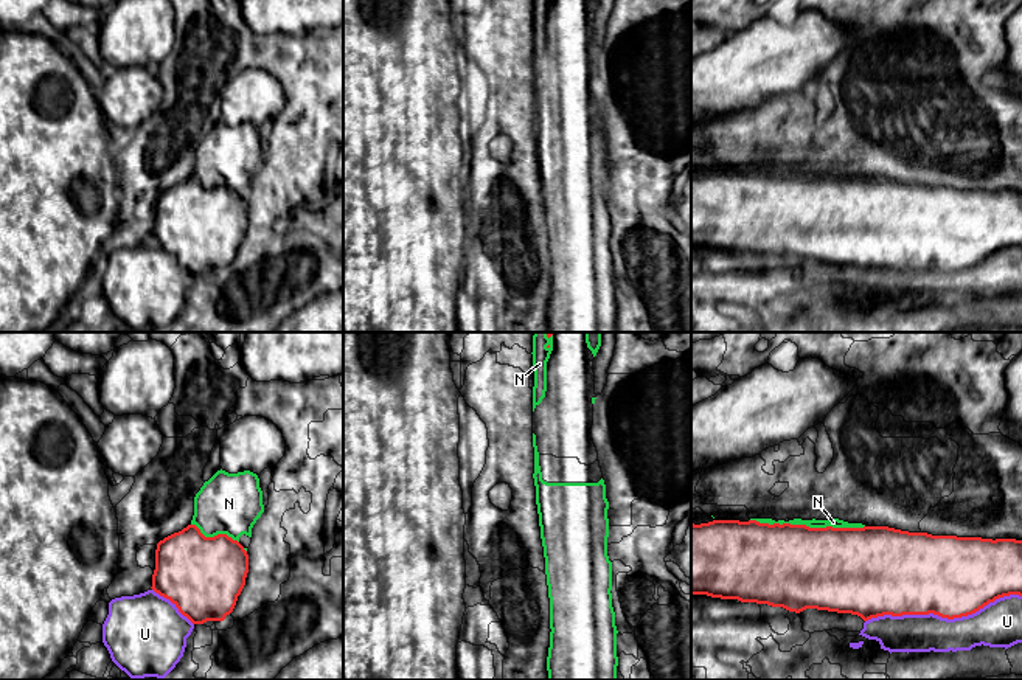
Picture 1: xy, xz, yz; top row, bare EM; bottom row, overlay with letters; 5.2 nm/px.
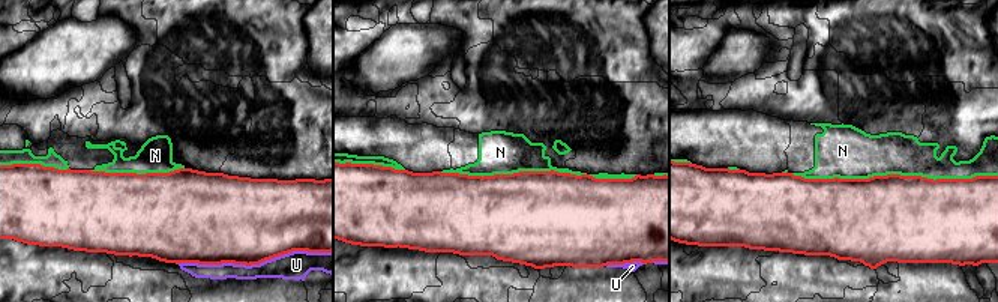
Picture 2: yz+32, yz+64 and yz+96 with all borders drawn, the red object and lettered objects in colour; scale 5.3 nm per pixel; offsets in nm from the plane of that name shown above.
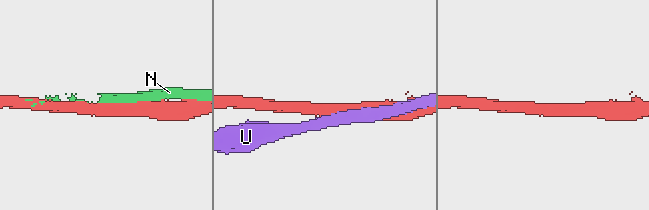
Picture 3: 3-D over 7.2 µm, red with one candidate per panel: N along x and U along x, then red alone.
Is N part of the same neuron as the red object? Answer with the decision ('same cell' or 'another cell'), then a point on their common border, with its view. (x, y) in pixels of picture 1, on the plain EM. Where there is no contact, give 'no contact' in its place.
another cell | yz (808, 179)

